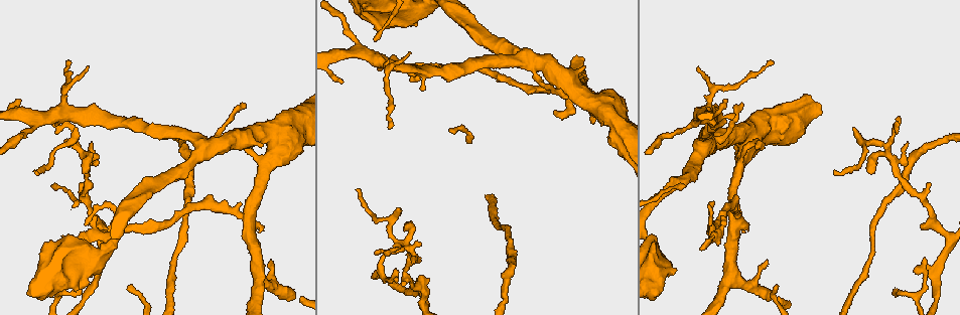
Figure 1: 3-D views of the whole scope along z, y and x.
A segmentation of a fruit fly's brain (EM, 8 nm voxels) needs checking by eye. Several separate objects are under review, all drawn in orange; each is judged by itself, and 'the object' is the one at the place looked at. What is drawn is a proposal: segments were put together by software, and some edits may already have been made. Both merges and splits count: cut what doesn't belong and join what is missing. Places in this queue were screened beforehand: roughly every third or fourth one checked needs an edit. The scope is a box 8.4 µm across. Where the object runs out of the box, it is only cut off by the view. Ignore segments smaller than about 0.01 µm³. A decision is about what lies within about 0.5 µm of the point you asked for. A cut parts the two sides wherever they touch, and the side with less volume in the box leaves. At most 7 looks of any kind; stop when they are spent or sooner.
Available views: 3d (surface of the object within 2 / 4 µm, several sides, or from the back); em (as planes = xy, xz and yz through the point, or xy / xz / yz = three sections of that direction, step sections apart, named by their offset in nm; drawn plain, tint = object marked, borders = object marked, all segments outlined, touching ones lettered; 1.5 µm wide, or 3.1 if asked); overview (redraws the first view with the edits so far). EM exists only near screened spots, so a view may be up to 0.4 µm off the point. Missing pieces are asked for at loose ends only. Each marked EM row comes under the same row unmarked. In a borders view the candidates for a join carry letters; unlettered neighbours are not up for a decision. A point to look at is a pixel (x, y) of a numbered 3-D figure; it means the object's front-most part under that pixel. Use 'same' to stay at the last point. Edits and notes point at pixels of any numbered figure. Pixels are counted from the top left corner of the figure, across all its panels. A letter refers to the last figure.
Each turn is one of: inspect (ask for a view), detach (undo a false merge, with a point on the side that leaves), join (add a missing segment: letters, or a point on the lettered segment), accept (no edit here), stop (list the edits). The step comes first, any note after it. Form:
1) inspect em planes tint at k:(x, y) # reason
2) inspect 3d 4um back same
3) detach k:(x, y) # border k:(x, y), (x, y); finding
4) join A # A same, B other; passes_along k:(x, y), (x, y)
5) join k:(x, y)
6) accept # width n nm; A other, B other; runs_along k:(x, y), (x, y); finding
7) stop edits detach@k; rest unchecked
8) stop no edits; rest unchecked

inspect em planes borders at 1:(73, 287) # thick end

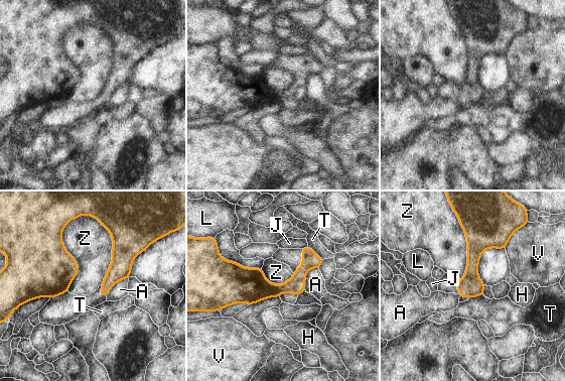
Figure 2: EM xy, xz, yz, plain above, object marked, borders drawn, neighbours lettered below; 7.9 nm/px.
accept # A other, H other, J other, L other, T other, V other, Z other; none of them fits

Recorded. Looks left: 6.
inspect em planes borders at 1:(714, 228) # branch point

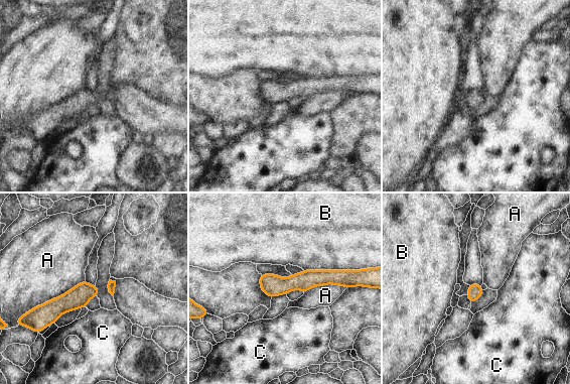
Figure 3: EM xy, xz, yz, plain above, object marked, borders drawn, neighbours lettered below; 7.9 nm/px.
accept # width 120 nm; A other, B other, C other; all the same neuron

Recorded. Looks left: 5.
inspect 3d 2um at 1:(395, 281) # free end

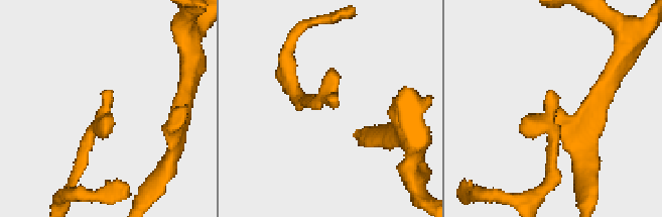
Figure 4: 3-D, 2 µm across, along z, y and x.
inspect em xy step 4 borders at 4:(553, 91)

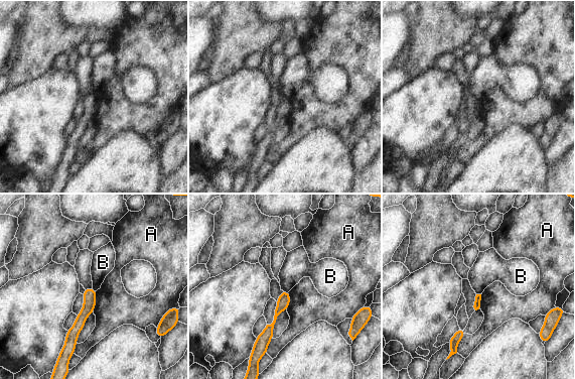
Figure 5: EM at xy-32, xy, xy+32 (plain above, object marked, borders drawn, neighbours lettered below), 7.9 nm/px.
accept # A other, B other; no lettered segment goes on from it

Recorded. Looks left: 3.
stop no edits; rest unchecked

